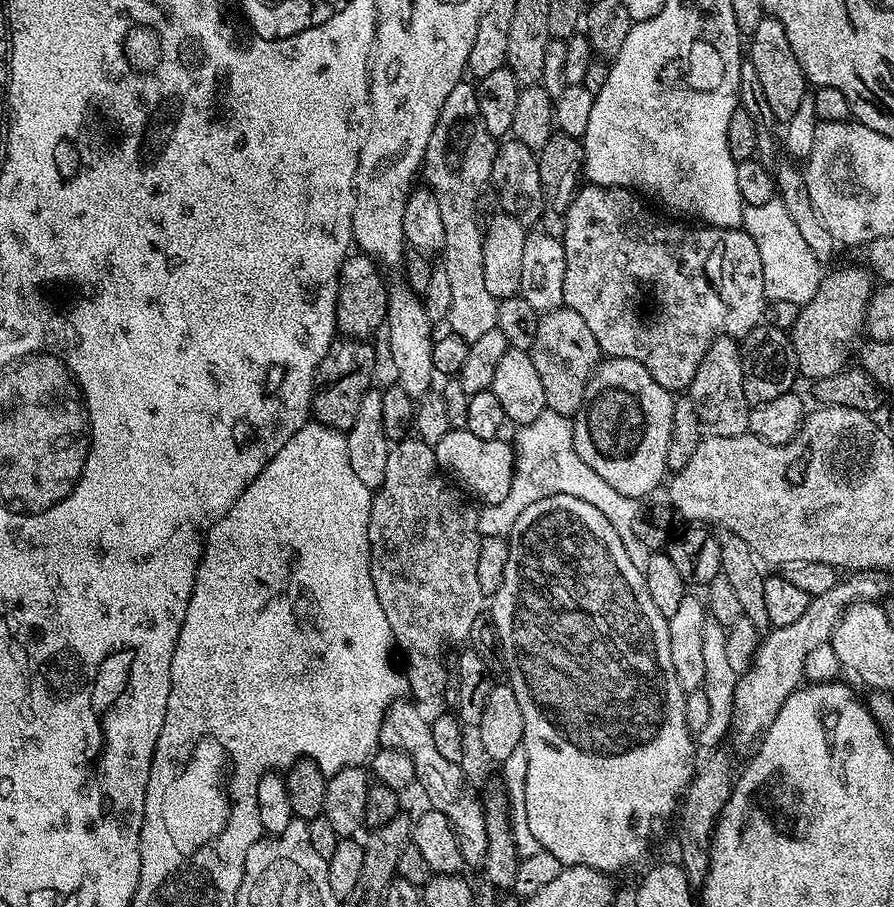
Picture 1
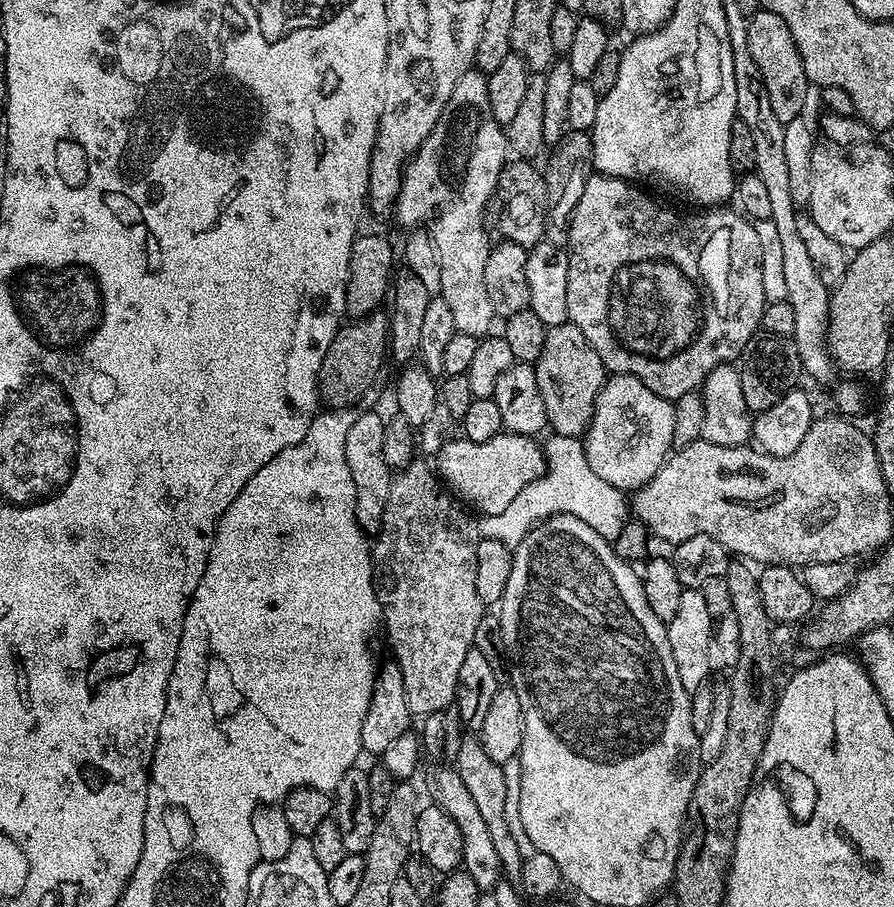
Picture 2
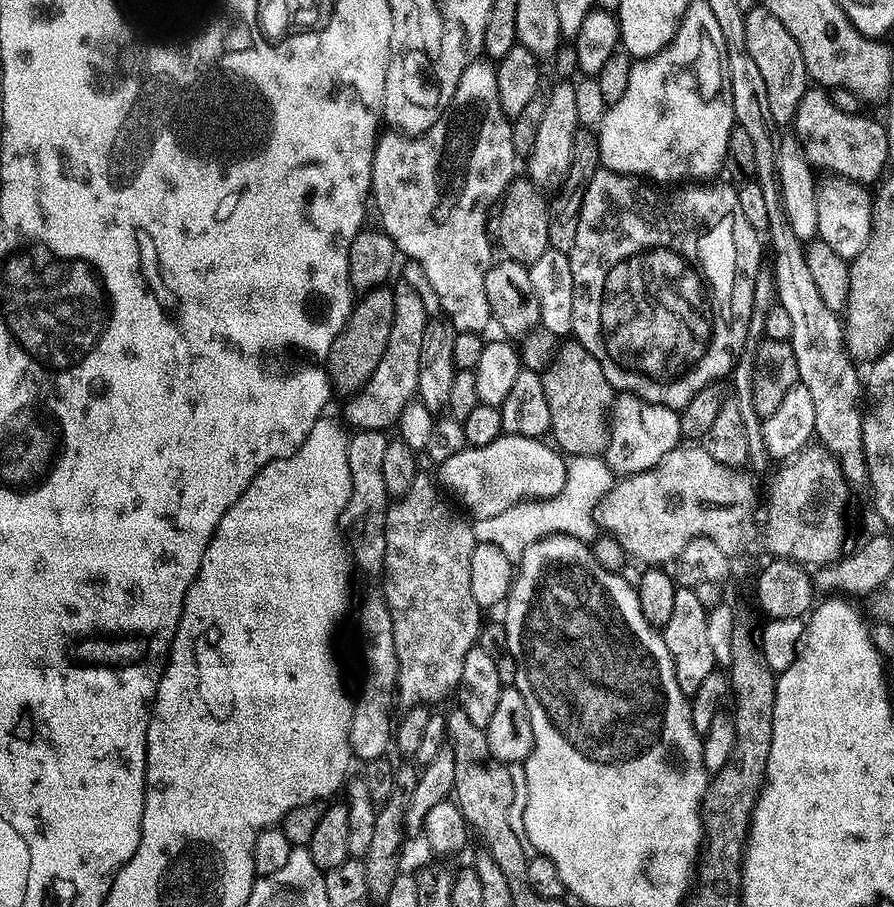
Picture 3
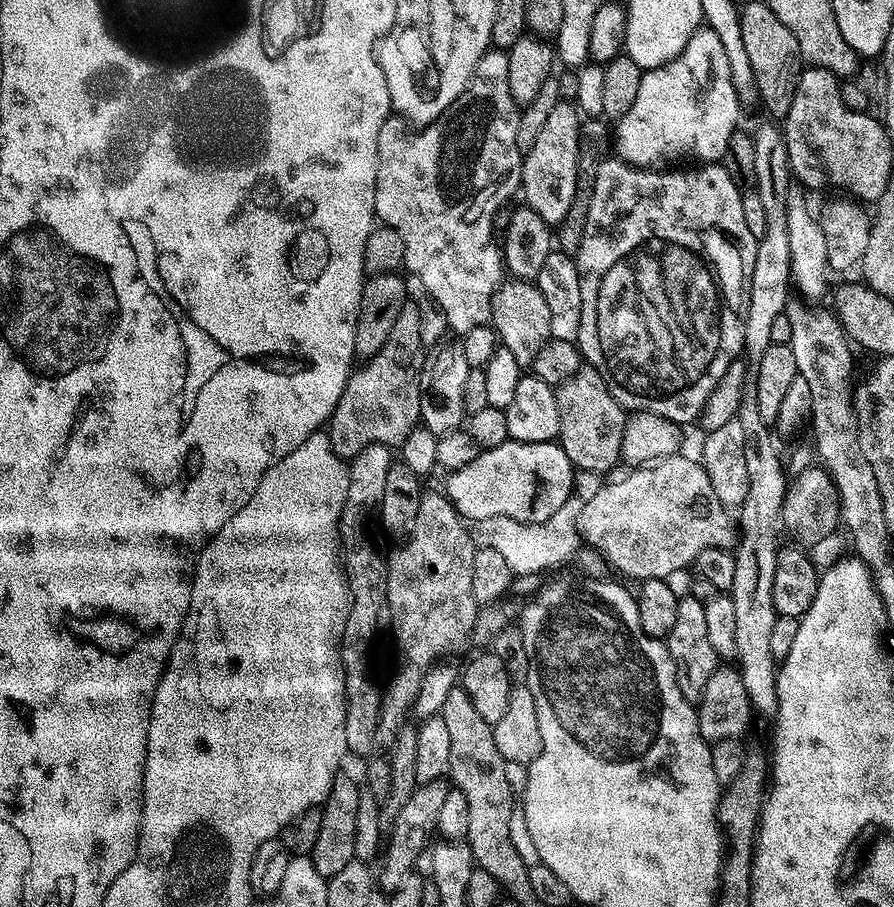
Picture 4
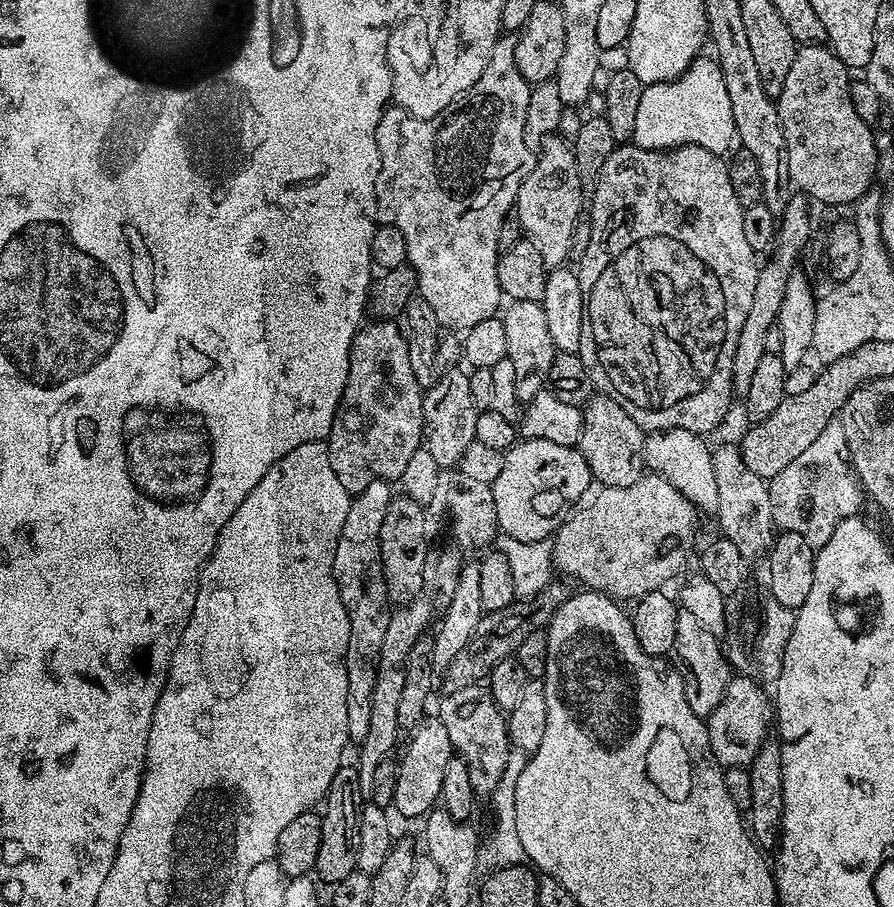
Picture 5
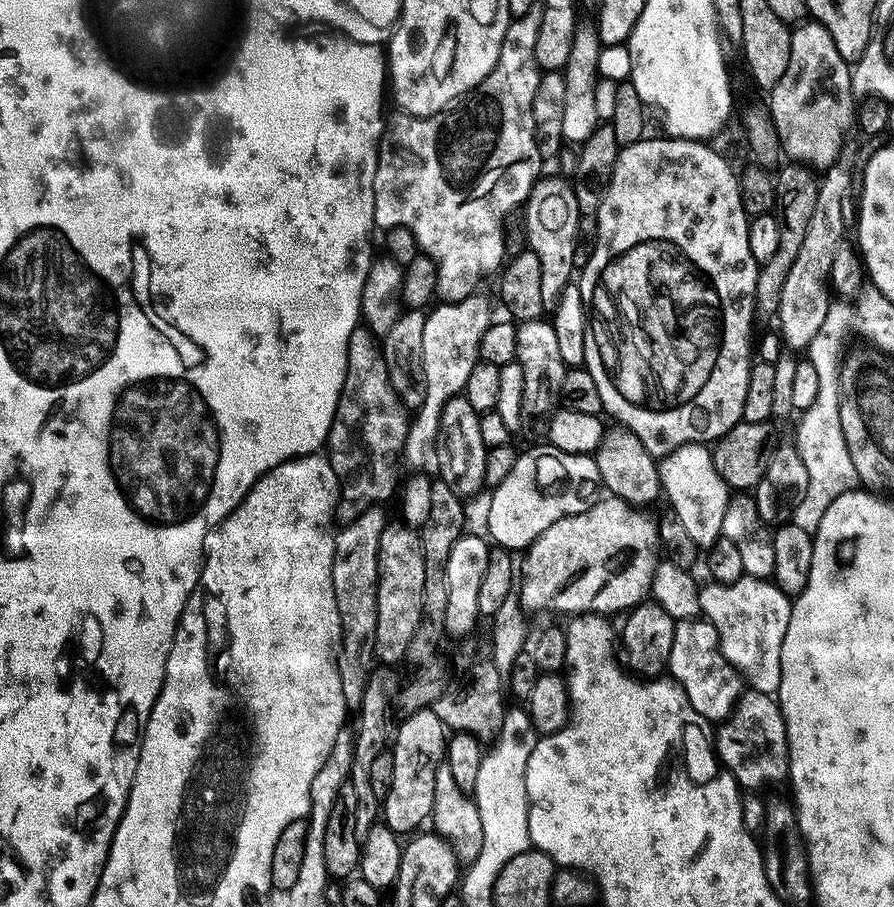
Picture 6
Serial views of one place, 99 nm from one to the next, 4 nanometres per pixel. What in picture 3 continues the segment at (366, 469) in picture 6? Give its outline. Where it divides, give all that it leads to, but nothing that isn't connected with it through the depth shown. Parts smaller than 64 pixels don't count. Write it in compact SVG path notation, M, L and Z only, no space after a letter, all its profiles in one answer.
M403 282L392 288L394 294L394 322L390 326L390 338L386 341L386 350L378 366L374 366L374 374L358 391L347 397L348 405L344 408L343 419L352 430L388 430L400 419L406 405L413 403L417 395L418 366L422 355L422 338L430 321L430 313L422 306L422 298L414 290L414 286Z

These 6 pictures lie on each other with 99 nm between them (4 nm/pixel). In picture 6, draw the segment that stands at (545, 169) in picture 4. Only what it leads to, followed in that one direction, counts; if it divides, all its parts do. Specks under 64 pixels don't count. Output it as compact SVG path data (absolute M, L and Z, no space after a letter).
M560 174L541 175L530 190L523 212L524 228L528 231L527 247L538 254L538 262L542 262L542 302L545 309L552 310L564 287L573 279L572 271L577 267L574 250L580 234L580 211L576 189Z

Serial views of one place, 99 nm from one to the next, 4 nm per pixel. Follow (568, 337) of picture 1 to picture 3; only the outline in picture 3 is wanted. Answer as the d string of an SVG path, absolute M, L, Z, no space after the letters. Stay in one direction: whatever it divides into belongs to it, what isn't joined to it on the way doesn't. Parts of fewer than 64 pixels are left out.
M561 343L555 363L542 373L540 381L546 394L546 406L550 406L550 436L555 447L568 456L603 454L608 448L614 389L606 382L598 358L580 344Z

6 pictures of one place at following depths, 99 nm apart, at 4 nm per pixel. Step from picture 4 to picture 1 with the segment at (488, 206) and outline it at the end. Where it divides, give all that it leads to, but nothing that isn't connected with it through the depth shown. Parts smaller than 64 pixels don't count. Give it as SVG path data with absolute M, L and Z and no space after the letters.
M461 82L450 90L446 102L442 102L442 110L438 122L434 126L434 134L430 134L430 142L426 146L422 176L425 176L427 187L435 193L438 206L442 210L442 226L444 227L444 248L442 263L446 268L447 277L450 278L451 303L447 327L454 334L458 334L466 341L482 338L491 328L496 326L496 306L498 301L492 297L490 290L486 290L486 278L482 278L482 235L481 225L476 214L476 200L480 192L492 179L492 160L496 157L498 147L497 137L482 126L482 113L478 111L478 98L475 87L468 82Z

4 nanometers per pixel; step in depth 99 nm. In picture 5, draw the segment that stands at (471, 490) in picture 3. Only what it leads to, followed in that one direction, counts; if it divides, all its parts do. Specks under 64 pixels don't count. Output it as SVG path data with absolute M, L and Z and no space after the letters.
M521 439L504 453L502 470L491 484L499 531L522 542L548 540L560 527L565 513L579 505L584 495L589 495L588 487L593 484L592 471L586 466L579 447Z

